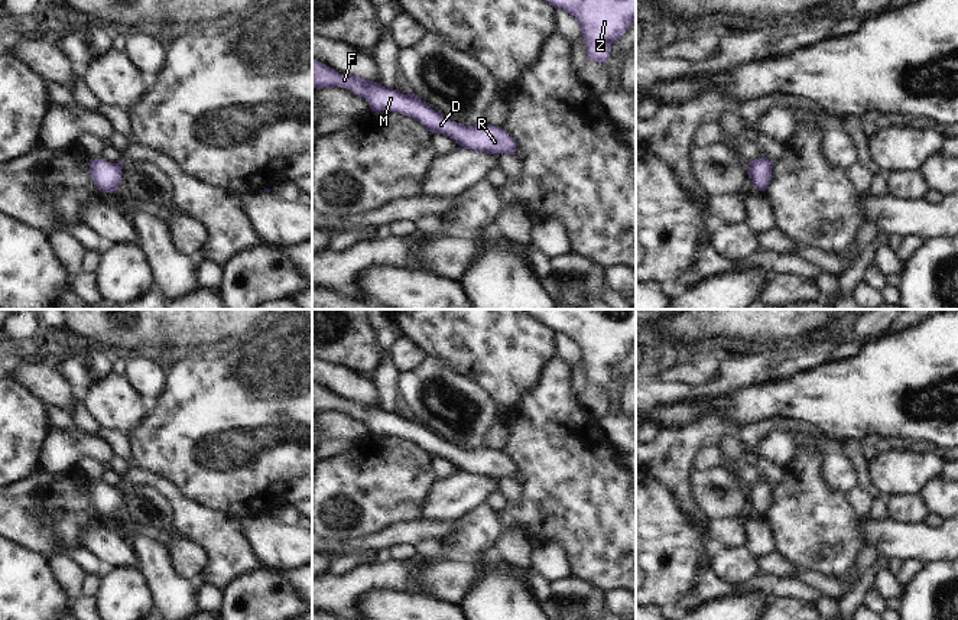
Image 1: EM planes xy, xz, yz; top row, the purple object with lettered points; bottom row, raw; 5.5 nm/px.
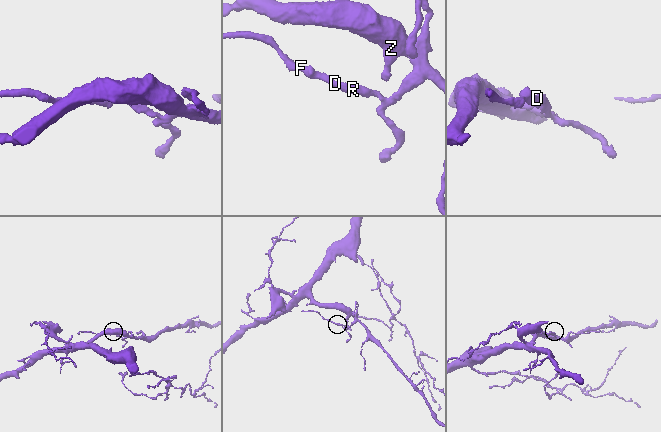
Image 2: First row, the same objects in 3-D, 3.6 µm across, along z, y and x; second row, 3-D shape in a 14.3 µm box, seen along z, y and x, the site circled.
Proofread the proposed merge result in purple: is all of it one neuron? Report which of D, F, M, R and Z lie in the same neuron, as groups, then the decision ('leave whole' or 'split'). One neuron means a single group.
D F M R Z; leave whole

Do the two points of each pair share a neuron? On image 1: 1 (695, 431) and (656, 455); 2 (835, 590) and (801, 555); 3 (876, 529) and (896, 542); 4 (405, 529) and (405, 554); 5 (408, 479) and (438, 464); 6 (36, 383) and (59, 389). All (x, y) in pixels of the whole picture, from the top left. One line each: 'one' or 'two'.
1: one
2: two
3: one
4: two
5: two
6: one

